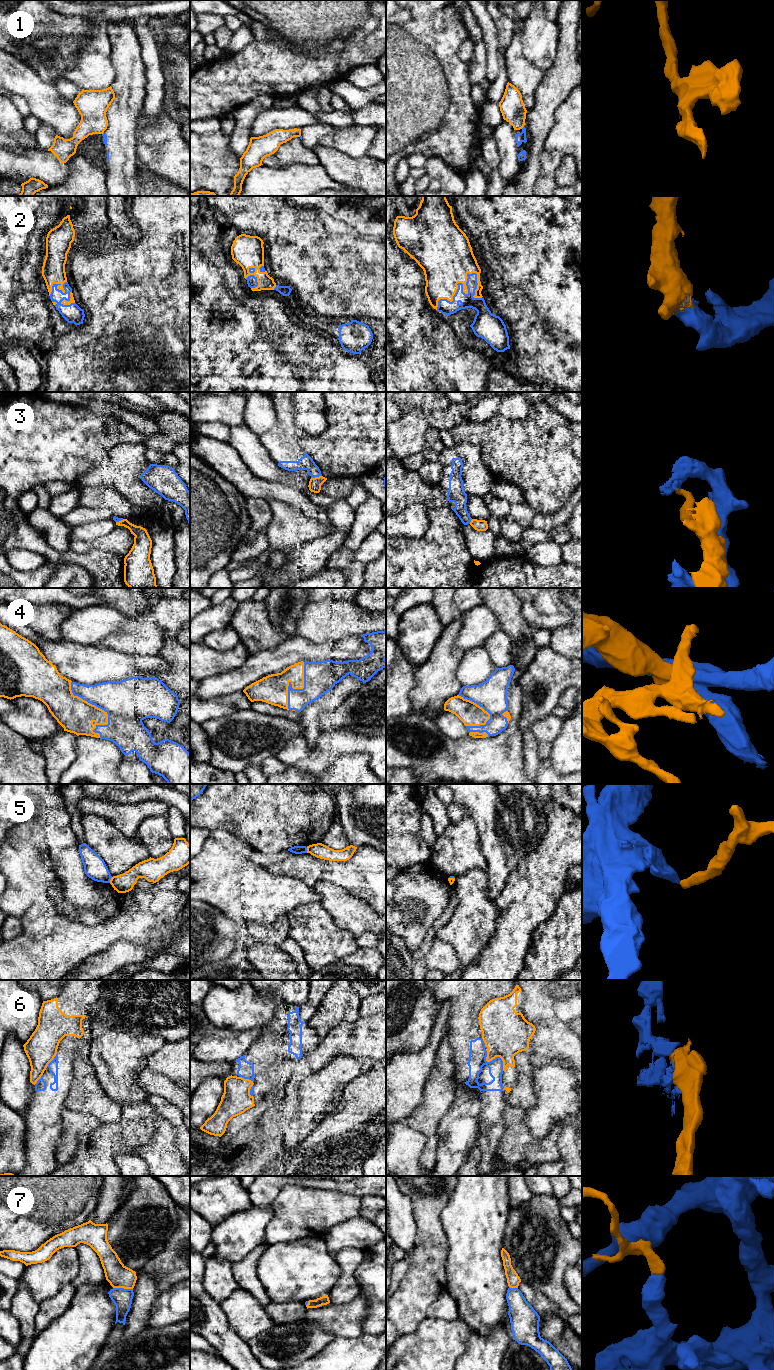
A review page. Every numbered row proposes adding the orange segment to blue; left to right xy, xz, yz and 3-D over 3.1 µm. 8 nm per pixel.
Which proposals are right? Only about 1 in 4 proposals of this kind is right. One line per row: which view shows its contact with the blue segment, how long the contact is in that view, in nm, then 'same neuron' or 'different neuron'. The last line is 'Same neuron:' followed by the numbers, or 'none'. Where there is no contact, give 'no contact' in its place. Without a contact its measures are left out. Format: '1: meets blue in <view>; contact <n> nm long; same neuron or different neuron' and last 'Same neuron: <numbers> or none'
1: no contact; different neuron
2: meets blue in yz; contact 440 nm long; same neuron
3: meets blue in xz; contact 90 nm long; different neuron
4: meets blue in xy; contact 500 nm long; same neuron
5: meets blue in xy; contact 50 nm long; different neuron
6: meets blue in yz; contact 220 nm long; different neuron
7: meets blue in xy; contact 160 nm long; different neuron
Same neuron: 2, 4

